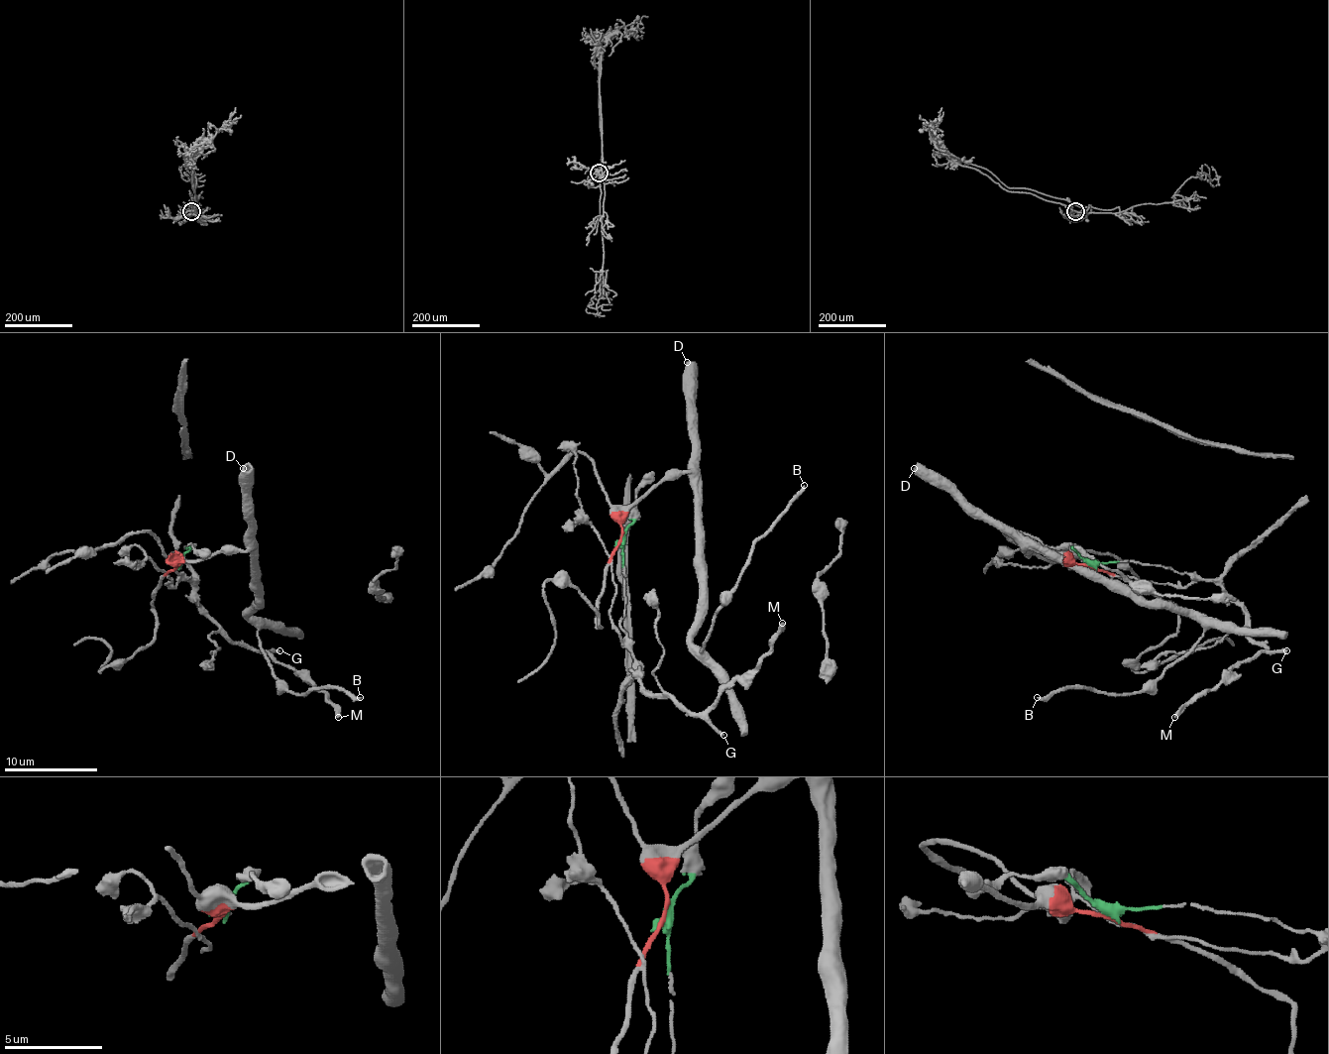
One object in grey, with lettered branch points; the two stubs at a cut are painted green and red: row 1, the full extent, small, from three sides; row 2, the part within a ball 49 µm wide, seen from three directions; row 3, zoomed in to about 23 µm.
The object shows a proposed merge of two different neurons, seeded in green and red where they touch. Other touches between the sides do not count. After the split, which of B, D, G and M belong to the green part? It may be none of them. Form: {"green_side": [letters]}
{"green_side": ["G", "M"]}

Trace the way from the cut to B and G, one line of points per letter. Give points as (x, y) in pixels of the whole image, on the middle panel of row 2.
B: (619, 538), (621, 518), (654, 487), (692, 475), (692, 643), (701, 652), (752, 545), (804, 485)
G: (619, 538), (624, 587), (619, 629), (638, 680), (652, 694), (668, 694), (692, 713), (701, 713), (724, 734)

